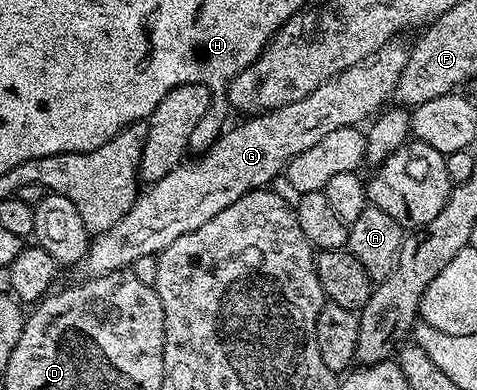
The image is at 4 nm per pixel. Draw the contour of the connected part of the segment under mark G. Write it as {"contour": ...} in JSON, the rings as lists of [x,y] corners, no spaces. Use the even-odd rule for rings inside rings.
{"contour":[[[403,42],[385,45],[381,50],[377,50],[377,54],[365,58],[365,62],[357,62],[357,66],[349,66],[349,70],[337,74],[332,80],[325,81],[321,86],[317,86],[317,90],[313,90],[297,102],[252,115],[244,119],[247,121],[237,125],[236,128],[228,127],[222,135],[218,136],[215,144],[195,158],[192,164],[184,162],[169,174],[165,174],[165,178],[150,185],[136,200],[129,214],[125,214],[125,218],[117,222],[117,226],[113,226],[90,241],[87,258],[81,264],[81,268],[87,271],[84,273],[88,277],[104,276],[122,268],[131,268],[137,262],[137,258],[158,257],[159,253],[165,251],[171,243],[177,242],[181,234],[189,234],[197,230],[197,226],[203,226],[205,222],[209,222],[210,218],[215,217],[226,206],[232,205],[237,198],[243,197],[247,192],[266,189],[270,185],[267,183],[278,172],[280,175],[294,156],[309,150],[309,146],[317,146],[317,142],[321,142],[325,134],[333,134],[333,130],[362,125],[362,120],[370,121],[394,97],[397,82],[405,70],[409,48],[407,44],[399,43]]]}

